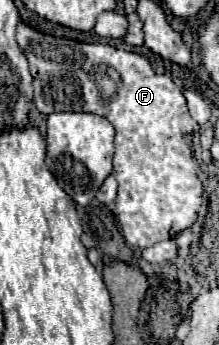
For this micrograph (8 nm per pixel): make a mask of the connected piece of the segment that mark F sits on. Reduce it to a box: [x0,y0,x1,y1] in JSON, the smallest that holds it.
[16,24,202,248]

